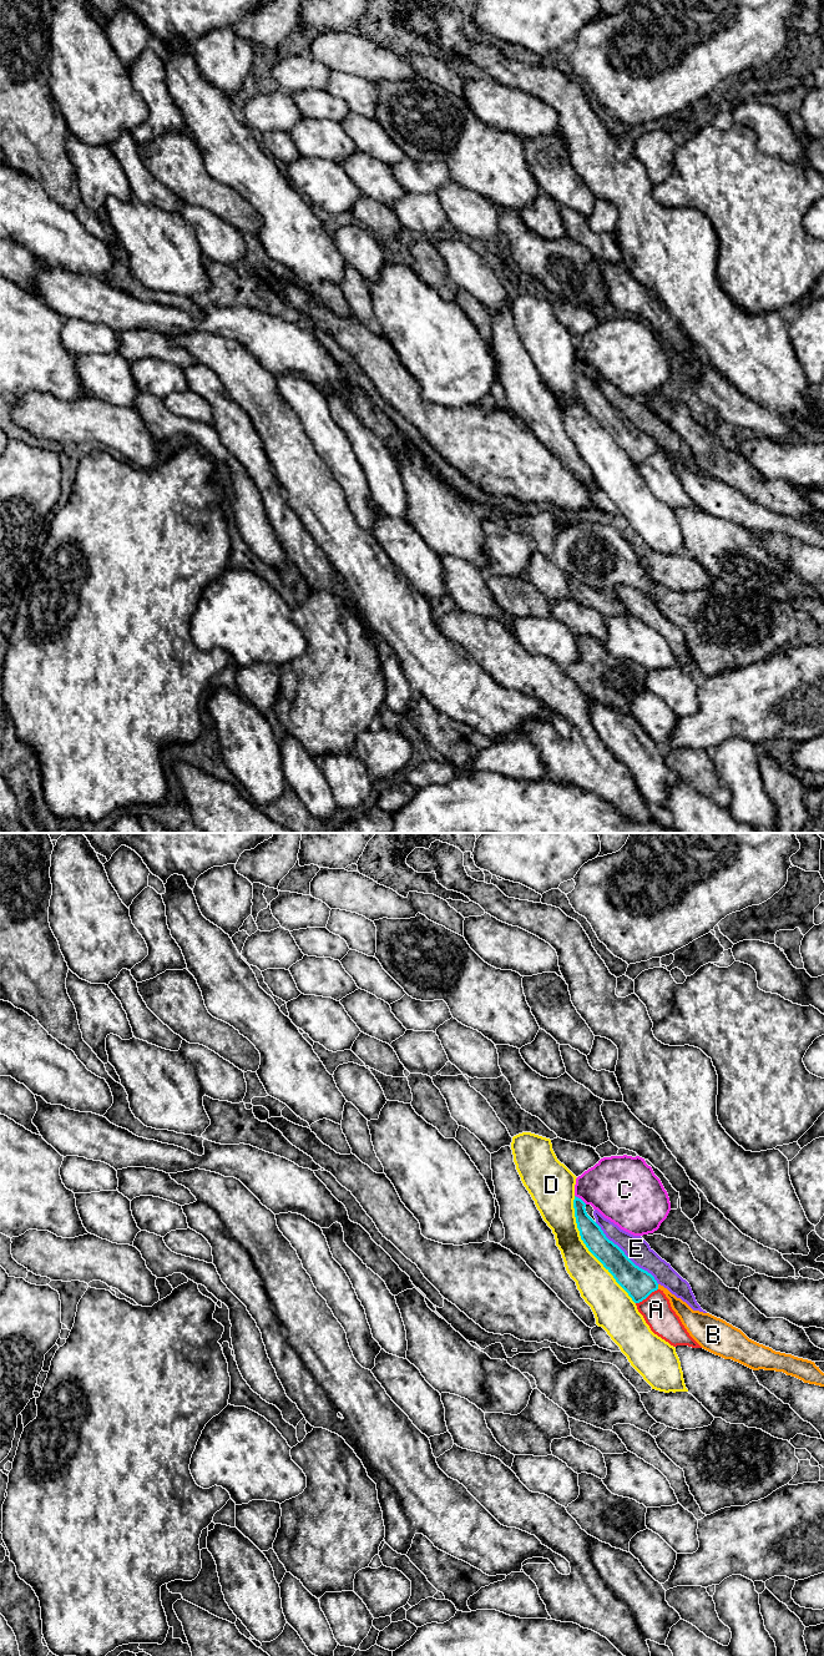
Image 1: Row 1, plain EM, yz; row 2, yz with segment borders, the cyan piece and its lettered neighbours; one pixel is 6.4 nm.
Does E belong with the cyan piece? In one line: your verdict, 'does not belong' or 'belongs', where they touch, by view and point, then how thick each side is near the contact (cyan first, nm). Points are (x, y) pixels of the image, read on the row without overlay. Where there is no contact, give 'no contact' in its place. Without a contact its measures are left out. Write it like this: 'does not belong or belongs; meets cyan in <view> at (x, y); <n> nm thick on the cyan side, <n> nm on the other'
belongs; meets cyan in yz at (625, 417); 190 nm thick on the cyan side, 160 nm on the other

